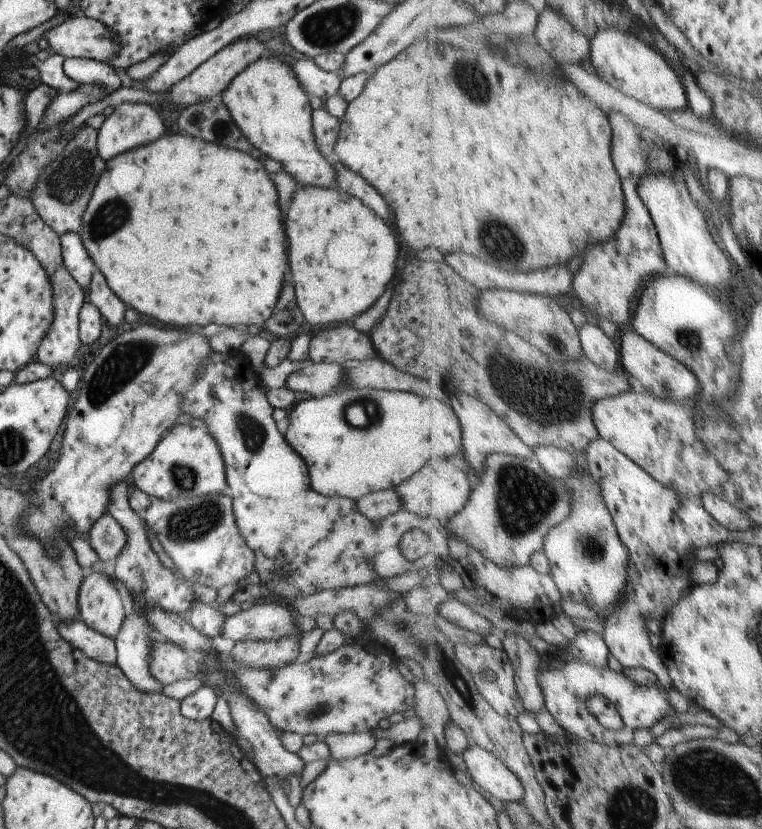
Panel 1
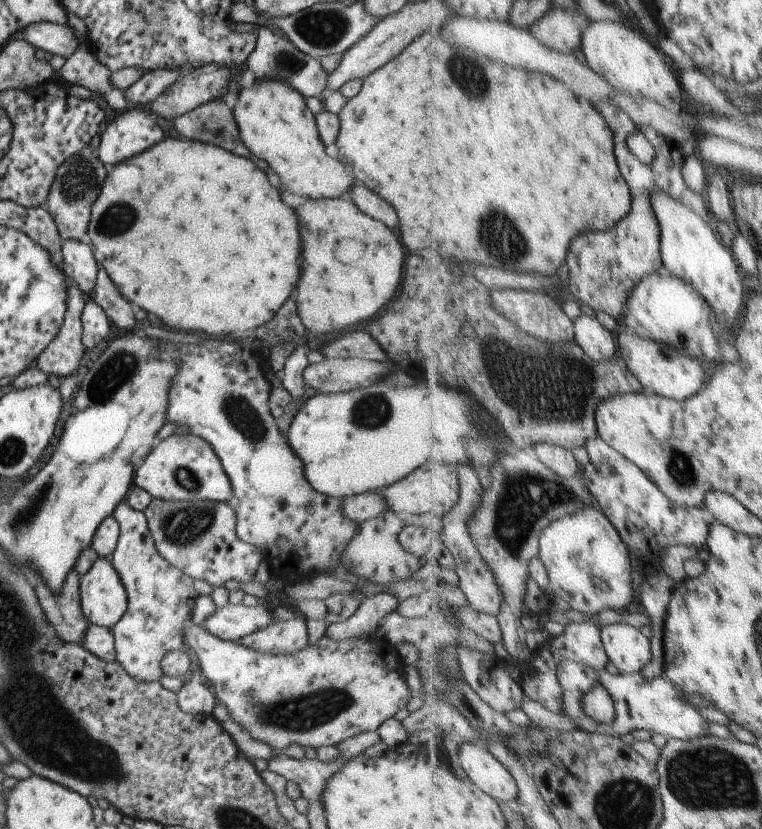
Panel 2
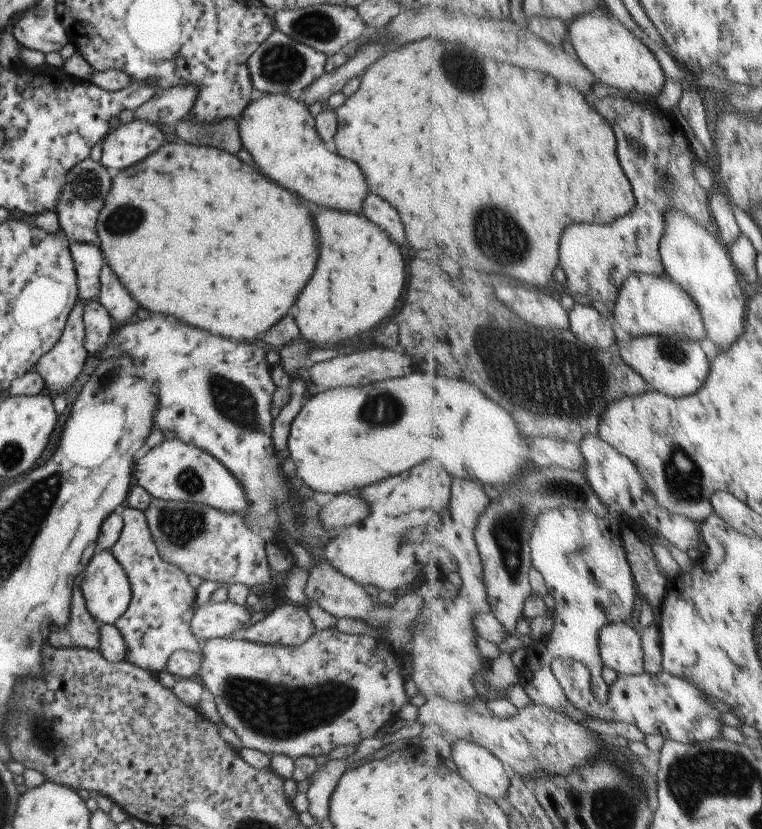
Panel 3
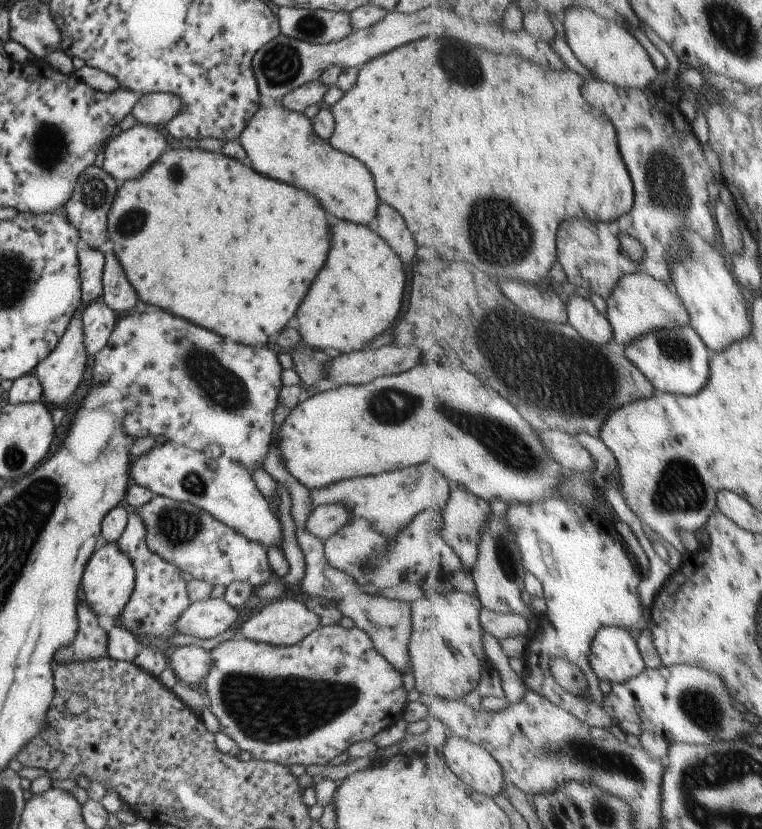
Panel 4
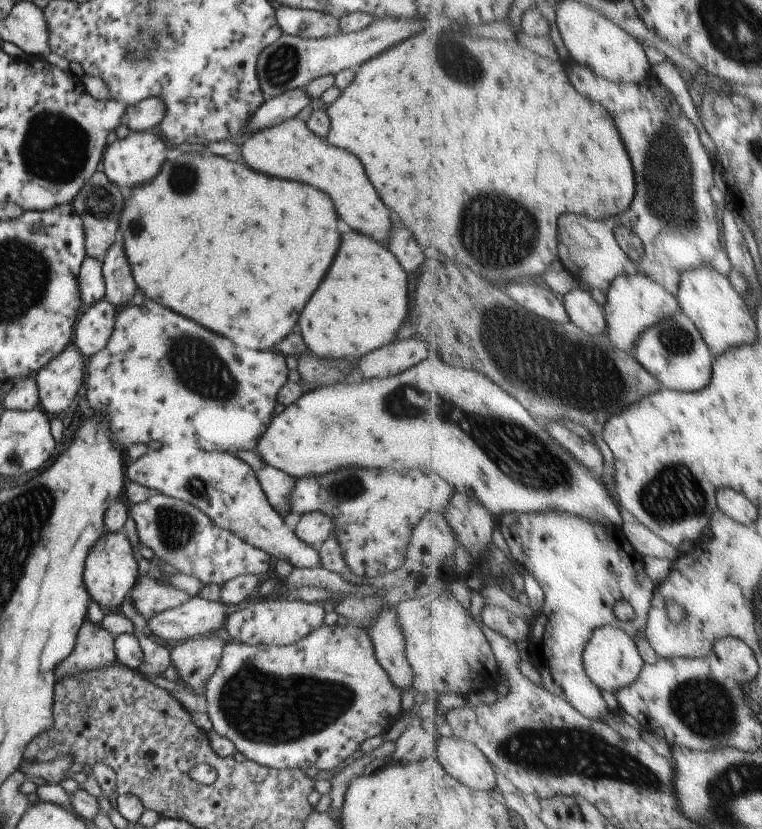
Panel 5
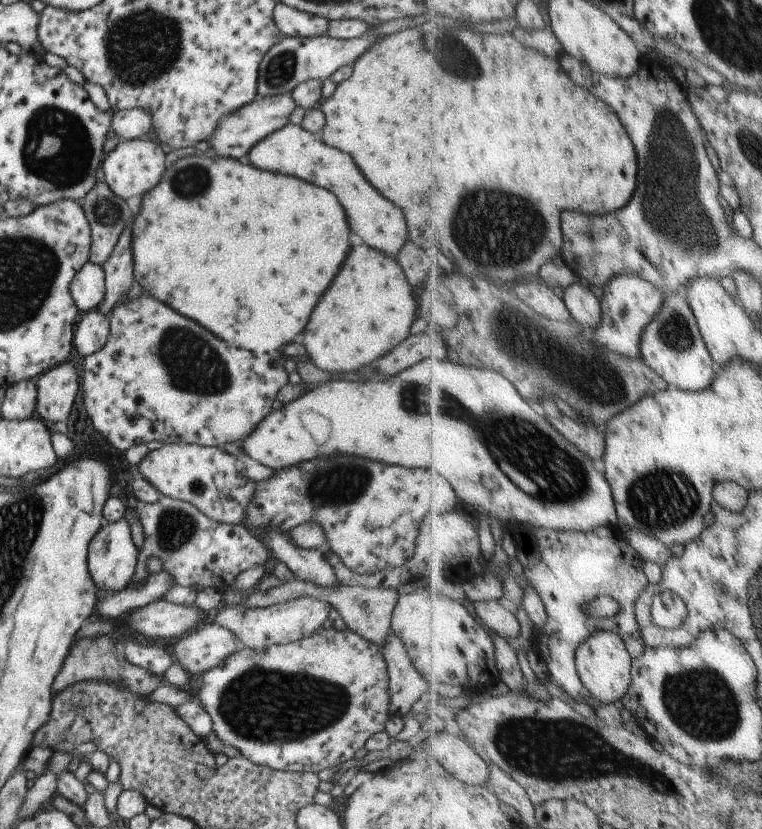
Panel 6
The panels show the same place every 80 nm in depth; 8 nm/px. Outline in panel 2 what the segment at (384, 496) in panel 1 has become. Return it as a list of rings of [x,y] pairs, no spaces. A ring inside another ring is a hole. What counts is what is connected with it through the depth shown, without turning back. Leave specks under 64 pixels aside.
[[[377,492],[341,499],[341,514],[355,524],[383,515],[385,510],[387,510],[387,502]]]

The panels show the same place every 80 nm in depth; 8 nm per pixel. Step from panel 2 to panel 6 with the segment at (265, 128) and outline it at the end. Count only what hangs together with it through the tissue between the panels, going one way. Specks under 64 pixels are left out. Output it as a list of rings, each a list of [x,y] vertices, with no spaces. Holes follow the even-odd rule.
[[[288,123],[259,140],[257,144],[253,144],[244,158],[259,170],[289,174],[295,178],[299,176],[305,182],[311,182],[329,190],[343,206],[347,224],[355,236],[359,236],[367,246],[373,246],[375,250],[385,252],[389,256],[395,256],[397,250],[401,250],[401,244],[407,232],[401,212],[391,202],[383,200],[367,184],[363,176],[359,176],[359,170],[355,168],[355,162],[351,160],[351,156],[325,146],[318,136],[301,130],[299,125]]]

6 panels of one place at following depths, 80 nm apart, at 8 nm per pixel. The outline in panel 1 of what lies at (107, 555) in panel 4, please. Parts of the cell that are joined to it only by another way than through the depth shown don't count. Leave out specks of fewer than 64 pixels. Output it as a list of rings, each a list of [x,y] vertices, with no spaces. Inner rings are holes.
[[[97,564],[81,581],[77,593],[77,617],[93,632],[115,639],[125,618],[123,602],[109,576],[108,565]]]

